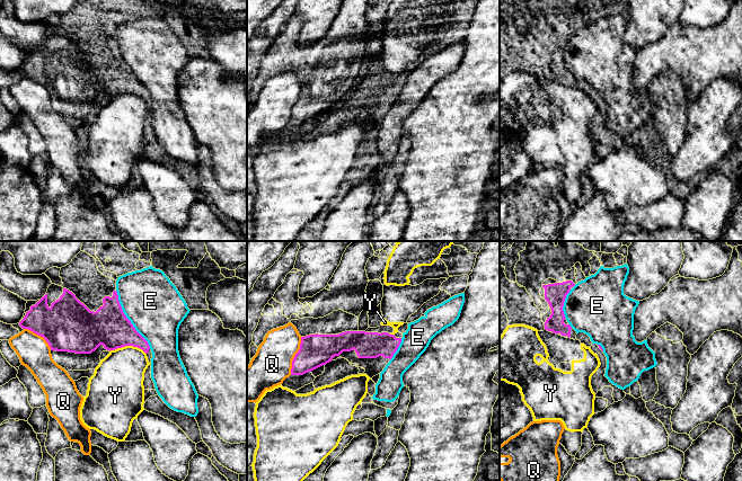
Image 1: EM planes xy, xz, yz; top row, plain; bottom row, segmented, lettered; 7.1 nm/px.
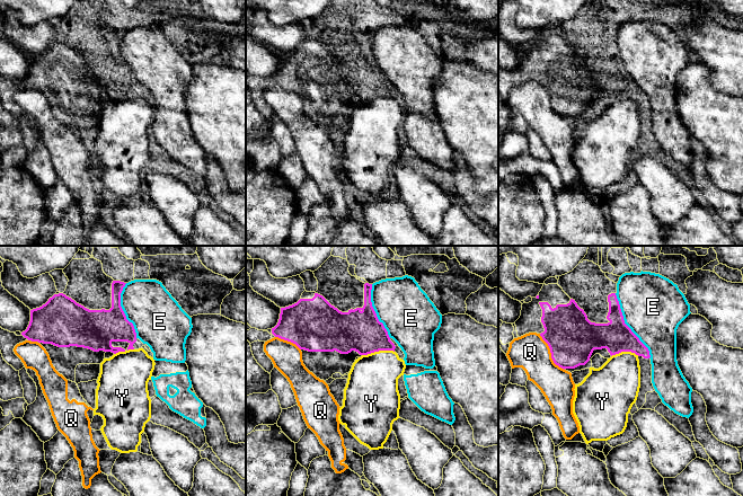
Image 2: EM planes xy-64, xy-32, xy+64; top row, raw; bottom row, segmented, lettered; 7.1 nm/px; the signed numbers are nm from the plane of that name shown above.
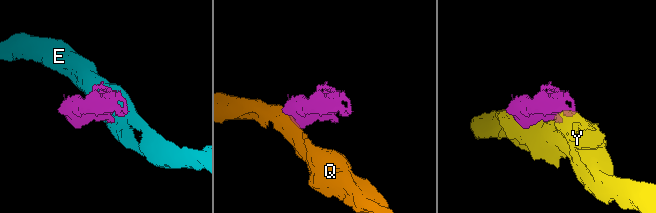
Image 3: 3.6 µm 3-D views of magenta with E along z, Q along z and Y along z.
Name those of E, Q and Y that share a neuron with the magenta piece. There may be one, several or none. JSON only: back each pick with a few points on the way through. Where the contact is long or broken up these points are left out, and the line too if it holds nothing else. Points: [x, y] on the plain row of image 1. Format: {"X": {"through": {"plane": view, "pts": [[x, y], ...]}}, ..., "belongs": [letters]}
{"belongs": []}

